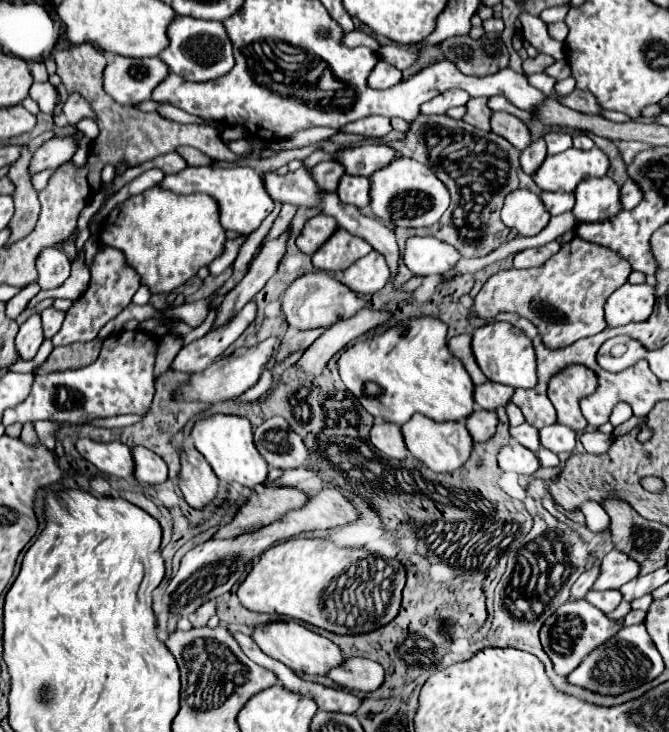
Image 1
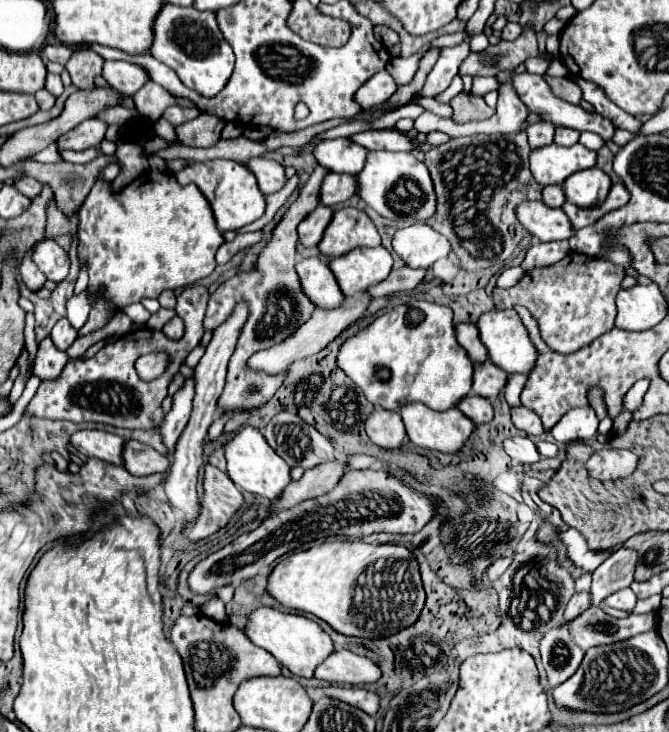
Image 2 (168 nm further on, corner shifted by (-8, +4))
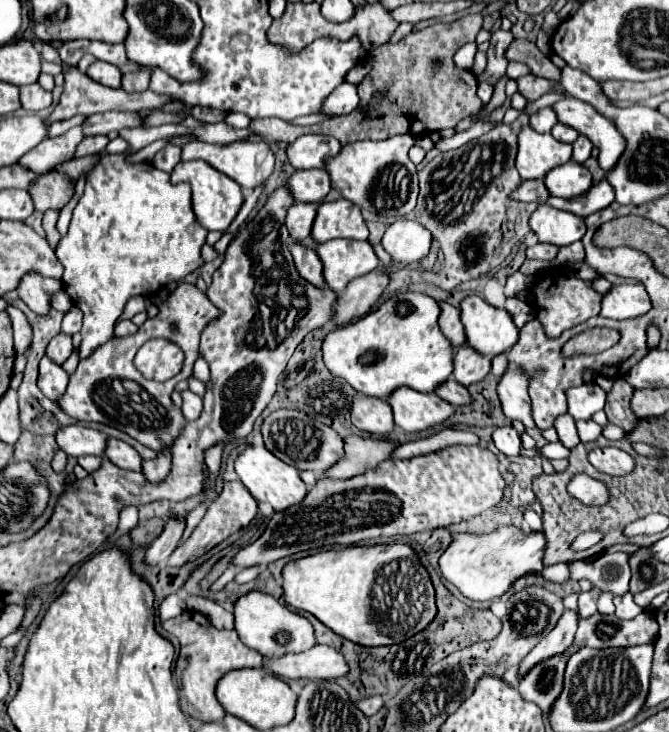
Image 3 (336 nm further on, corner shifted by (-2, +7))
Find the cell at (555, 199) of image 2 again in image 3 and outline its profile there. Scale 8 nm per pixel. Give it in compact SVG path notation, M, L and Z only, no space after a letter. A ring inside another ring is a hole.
M523 181L523 183L517 187L517 191L511 193L509 199L521 201L521 203L531 203L531 201L535 201L535 203L545 203L547 197L549 197L549 191L547 191L547 187L543 185L543 181Z

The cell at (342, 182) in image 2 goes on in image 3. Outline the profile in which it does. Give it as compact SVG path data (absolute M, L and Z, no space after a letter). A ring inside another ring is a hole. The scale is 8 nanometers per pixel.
M305 169L305 171L295 171L287 179L285 187L289 189L295 201L321 203L329 193L331 183L325 169Z

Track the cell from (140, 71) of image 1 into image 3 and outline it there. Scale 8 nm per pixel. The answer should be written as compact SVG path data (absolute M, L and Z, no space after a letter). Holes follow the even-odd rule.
M95 61L93 65L89 65L87 75L105 87L121 87L121 71L115 69L111 63Z

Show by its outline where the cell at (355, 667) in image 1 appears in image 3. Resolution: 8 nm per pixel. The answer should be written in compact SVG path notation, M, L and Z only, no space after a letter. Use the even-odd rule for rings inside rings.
M313 645L303 653L287 653L279 659L265 659L263 667L283 679L337 679L349 673L341 653L329 645Z

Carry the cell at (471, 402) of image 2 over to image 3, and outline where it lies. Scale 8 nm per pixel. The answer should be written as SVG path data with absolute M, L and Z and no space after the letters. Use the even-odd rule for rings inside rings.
M449 377L449 381L445 381L445 385L439 385L435 389L435 393L445 399L447 403L459 407L459 405L469 405L471 403L471 395L463 385L457 385L457 381L453 381L453 377Z

